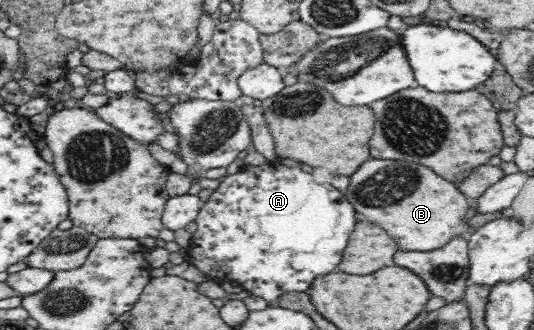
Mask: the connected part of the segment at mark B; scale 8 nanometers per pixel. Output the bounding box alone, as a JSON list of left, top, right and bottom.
[344,158,472,252]

